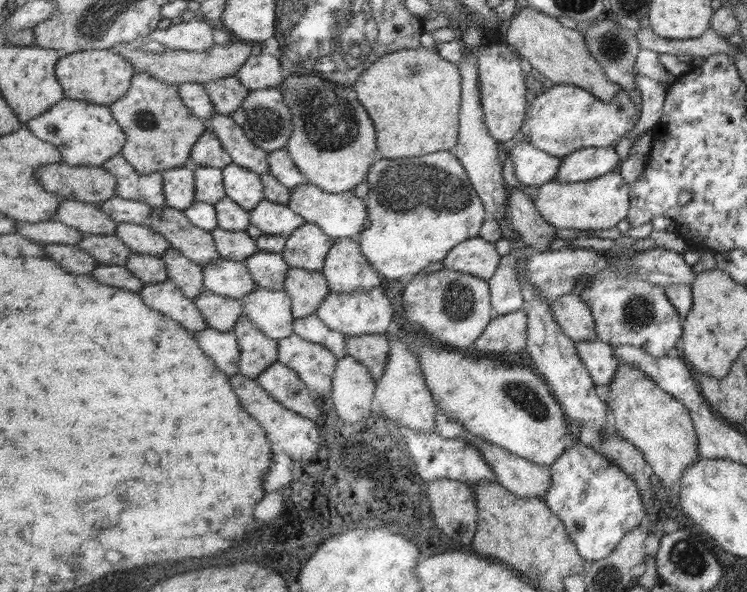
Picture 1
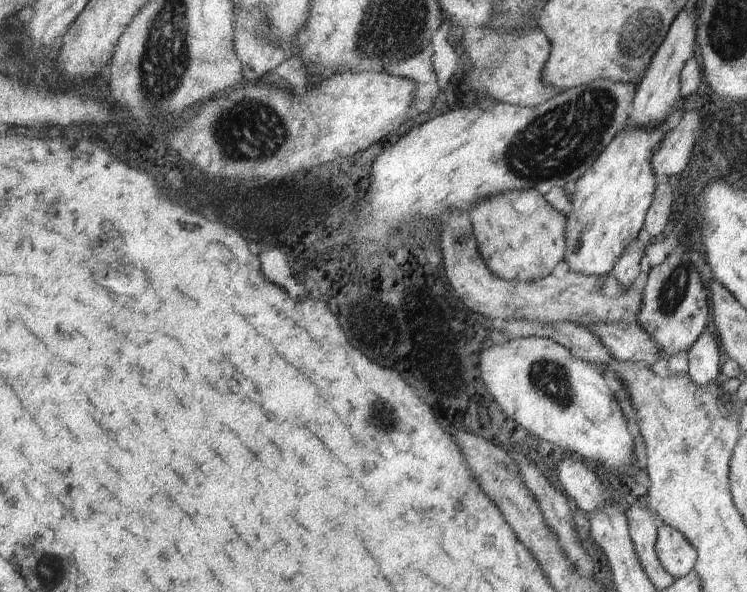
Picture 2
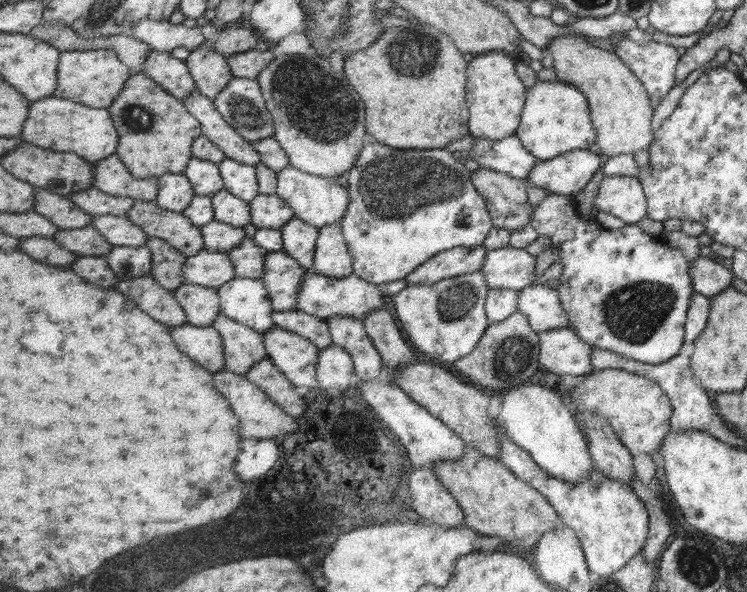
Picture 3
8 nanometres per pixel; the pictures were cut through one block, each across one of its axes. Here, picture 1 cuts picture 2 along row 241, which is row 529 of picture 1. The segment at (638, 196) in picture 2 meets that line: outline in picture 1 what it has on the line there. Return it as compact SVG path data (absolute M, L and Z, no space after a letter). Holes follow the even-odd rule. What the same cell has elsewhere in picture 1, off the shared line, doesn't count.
M580 441L565 450L559 458L560 460L550 467L551 484L543 500L557 516L560 516L581 556L584 556L588 562L603 560L609 554L613 554L617 542L621 541L621 538L635 528L643 518L643 504L637 496L636 484L624 474L623 470L613 465L605 456L601 456L594 447Z

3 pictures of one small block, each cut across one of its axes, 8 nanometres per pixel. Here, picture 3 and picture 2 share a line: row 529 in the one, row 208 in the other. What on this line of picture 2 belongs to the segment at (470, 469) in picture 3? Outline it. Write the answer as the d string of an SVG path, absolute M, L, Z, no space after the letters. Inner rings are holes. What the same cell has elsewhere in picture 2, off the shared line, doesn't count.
M509 189L495 193L469 211L474 234L478 241L481 255L489 269L500 278L507 281L539 281L548 278L557 268L557 264L564 260L567 250L567 222L564 213L557 211L536 189Z

